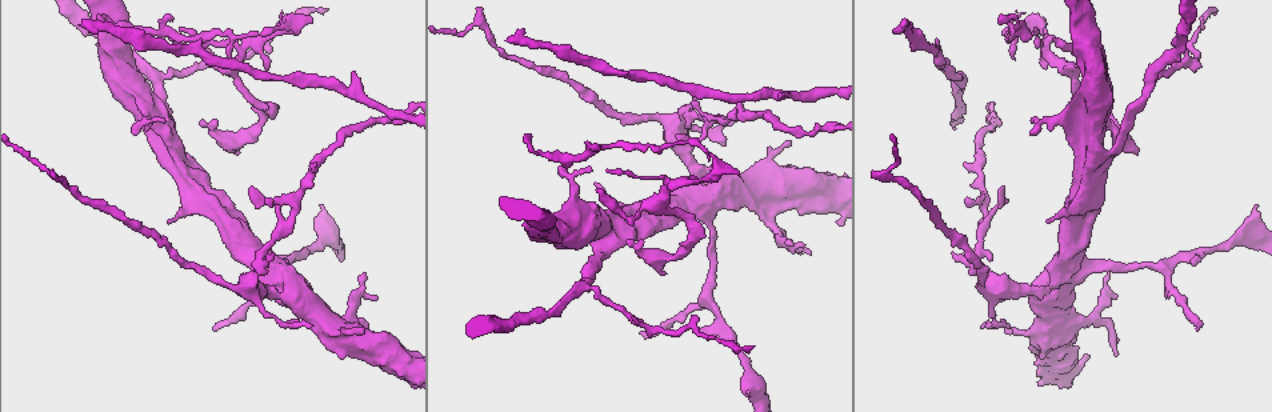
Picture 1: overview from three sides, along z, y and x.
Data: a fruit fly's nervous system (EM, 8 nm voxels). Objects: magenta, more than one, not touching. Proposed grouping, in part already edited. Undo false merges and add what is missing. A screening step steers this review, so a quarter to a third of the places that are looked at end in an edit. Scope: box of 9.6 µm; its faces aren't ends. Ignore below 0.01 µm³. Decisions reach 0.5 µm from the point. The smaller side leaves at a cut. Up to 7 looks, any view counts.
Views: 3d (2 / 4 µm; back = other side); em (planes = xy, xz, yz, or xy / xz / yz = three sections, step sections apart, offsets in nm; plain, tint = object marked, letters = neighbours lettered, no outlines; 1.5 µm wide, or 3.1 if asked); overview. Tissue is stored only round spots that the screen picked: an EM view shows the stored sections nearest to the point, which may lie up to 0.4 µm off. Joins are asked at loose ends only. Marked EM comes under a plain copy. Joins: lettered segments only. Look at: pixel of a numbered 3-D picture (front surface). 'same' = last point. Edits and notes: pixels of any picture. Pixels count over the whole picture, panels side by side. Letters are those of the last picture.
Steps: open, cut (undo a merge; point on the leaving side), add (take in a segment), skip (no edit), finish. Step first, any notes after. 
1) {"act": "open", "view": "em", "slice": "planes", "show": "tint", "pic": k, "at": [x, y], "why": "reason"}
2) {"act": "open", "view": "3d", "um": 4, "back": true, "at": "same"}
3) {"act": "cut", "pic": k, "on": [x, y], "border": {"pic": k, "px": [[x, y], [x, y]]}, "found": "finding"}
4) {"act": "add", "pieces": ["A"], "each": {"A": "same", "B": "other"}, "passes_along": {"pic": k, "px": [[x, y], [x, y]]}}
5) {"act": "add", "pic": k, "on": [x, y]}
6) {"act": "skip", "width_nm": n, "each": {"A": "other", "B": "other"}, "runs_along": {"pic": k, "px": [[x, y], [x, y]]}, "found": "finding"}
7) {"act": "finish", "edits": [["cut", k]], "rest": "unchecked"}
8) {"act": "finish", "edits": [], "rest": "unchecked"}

{"act": "open", "view": "em", "slice": "planes", "show": "letters", "pic": 1, "at": [1046, 69], "why": "branch stops here"}

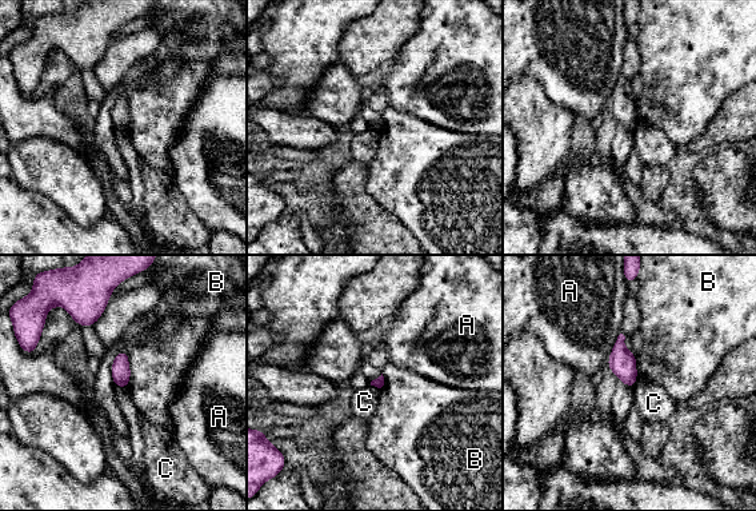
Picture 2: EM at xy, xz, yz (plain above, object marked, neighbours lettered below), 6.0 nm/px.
{"act": "skip", "each": {"A": "other", "B": "other", "C": "other"}, "border": {"pic": 2, "px": [[638, 375], [634, 388]]}, "found": "none of them fits"}

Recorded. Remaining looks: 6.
{"act": "open", "view": "em", "slice": "xz", "step": 4, "show": "tint", "pic": 1, "at": [80, 25], "why": "free end"}

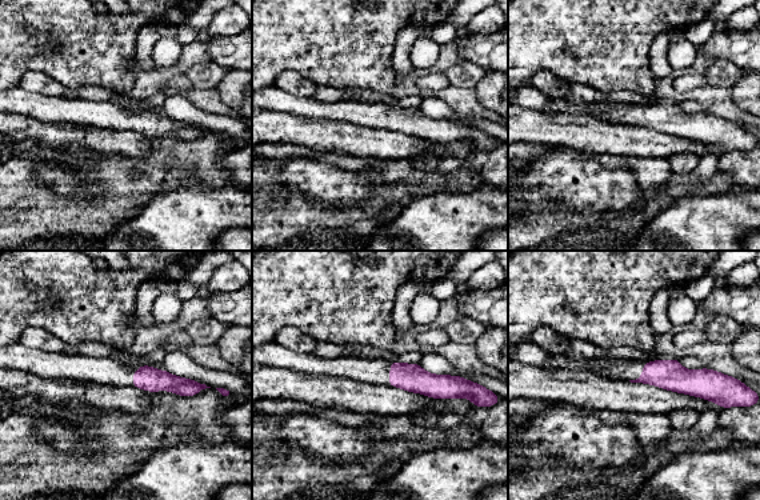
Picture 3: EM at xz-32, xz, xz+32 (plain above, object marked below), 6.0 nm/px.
{"act": "open", "view": "em", "slice": "planes", "show": "letters", "at": "same"}

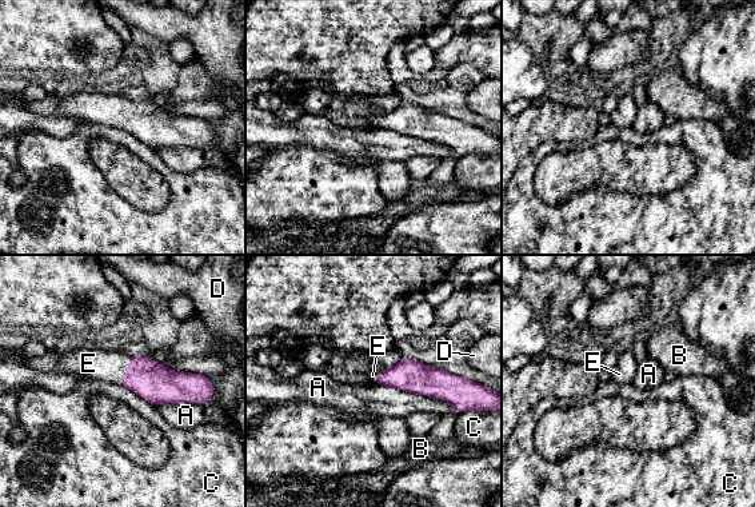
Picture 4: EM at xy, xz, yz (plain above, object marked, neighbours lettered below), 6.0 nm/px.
{"act": "add", "pieces": ["E"], "longest_contact_nm": ["A", 550], "each": {"A": "other", "B": "other", "C": "other", "D": "other", "E": "same"}, "passes_along": {"pic": 4, "px": [[154, 382], [126, 370], [88, 363]]}, "found": "it goes on there"}

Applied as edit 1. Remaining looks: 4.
{"act": "open", "view": "em", "slice": "planes", "show": "letters", "pic": 1, "at": [998, 20], "why": "tapers out"}

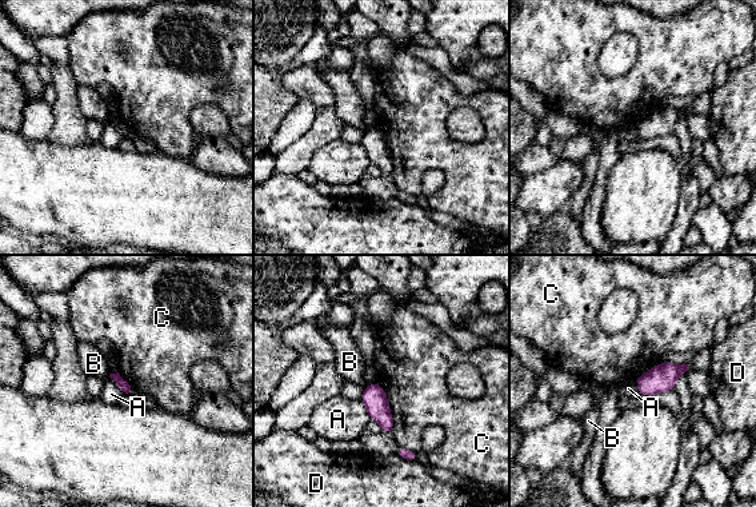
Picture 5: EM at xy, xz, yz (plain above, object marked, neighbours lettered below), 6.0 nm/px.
{"act": "skip", "each": {"A": "other", "B": "other", "C": "other", "D": "other"}, "border": {"pic": 5, "px": [[378, 382], [390, 408], [392, 432]]}, "found": "no lettered segment goes on from it"}

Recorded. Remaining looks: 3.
{"act": "finish", "edits": [["add", 4]], "rest": "unchecked"}

